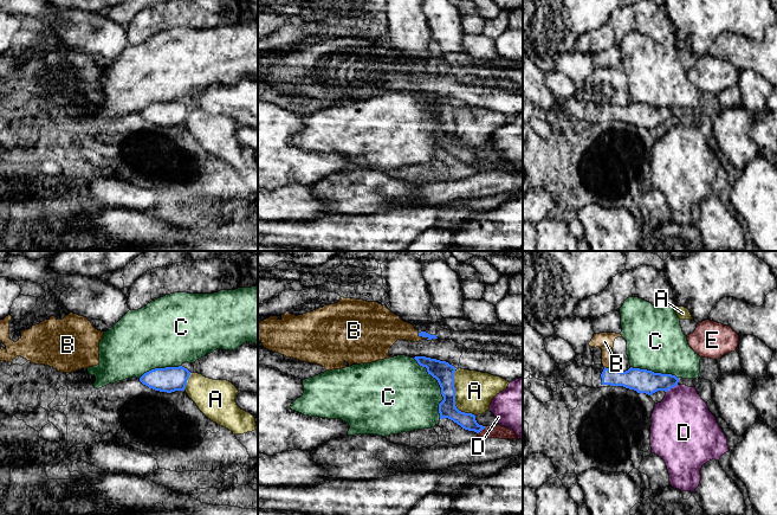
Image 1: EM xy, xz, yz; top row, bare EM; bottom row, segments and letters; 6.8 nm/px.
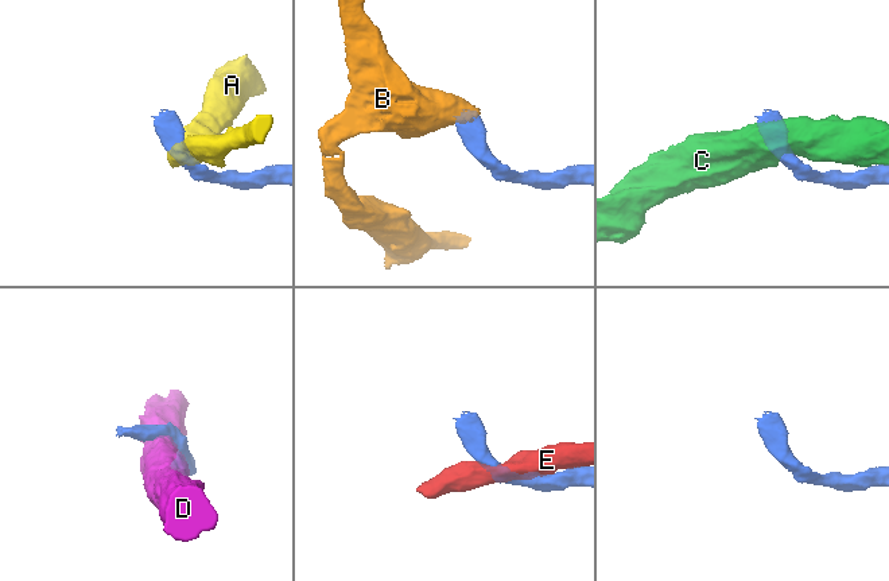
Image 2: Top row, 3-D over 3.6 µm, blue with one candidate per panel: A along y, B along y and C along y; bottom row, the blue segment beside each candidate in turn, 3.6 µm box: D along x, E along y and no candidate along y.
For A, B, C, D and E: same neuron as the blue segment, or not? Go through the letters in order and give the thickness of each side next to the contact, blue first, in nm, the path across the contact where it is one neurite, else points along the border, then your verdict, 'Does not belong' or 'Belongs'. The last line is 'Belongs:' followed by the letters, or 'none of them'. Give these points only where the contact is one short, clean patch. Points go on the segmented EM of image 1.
A: Thickness 140 nm (blue) against 260 nm. Does not belong
B: Thickness 50 nm (blue) against 200 nm. Does not belong
C: Thickness 140 nm (blue) against 440 nm. Boundary: xz (413, 358), (426, 368), (440, 387), (440, 418). Does not belong
D: Thickness 160 nm (blue) against 400 nm. Does not belong
E: Thickness 110 nm (blue) against 90 nm. Boundary: xz (485, 426), (478, 433). Does not belong
Belongs: none of them

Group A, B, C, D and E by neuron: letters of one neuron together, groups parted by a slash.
A / B / C / D / E

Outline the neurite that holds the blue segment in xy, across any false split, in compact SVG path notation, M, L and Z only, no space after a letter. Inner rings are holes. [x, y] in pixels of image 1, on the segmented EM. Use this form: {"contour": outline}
{"contour": "M182 367L155 368L144 373L140 381L160 392L171 393L175 391L184 391L190 372Z"}

